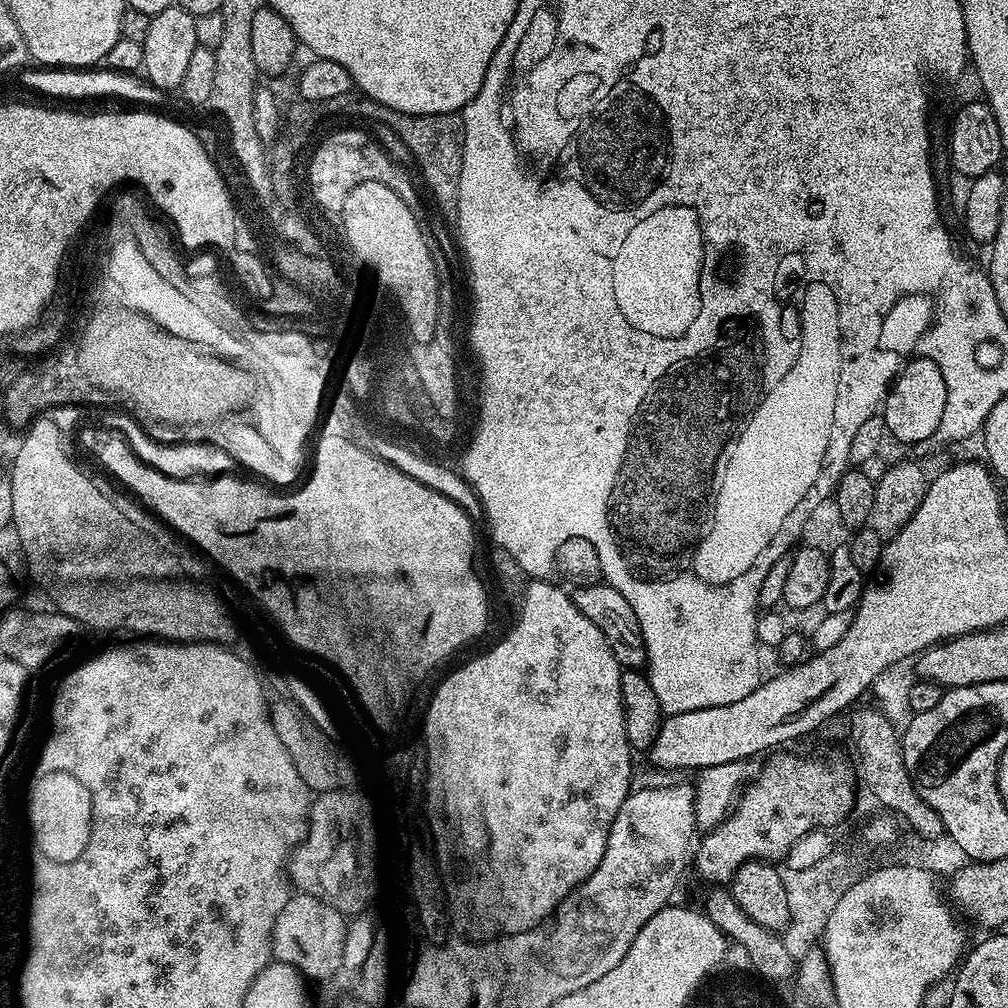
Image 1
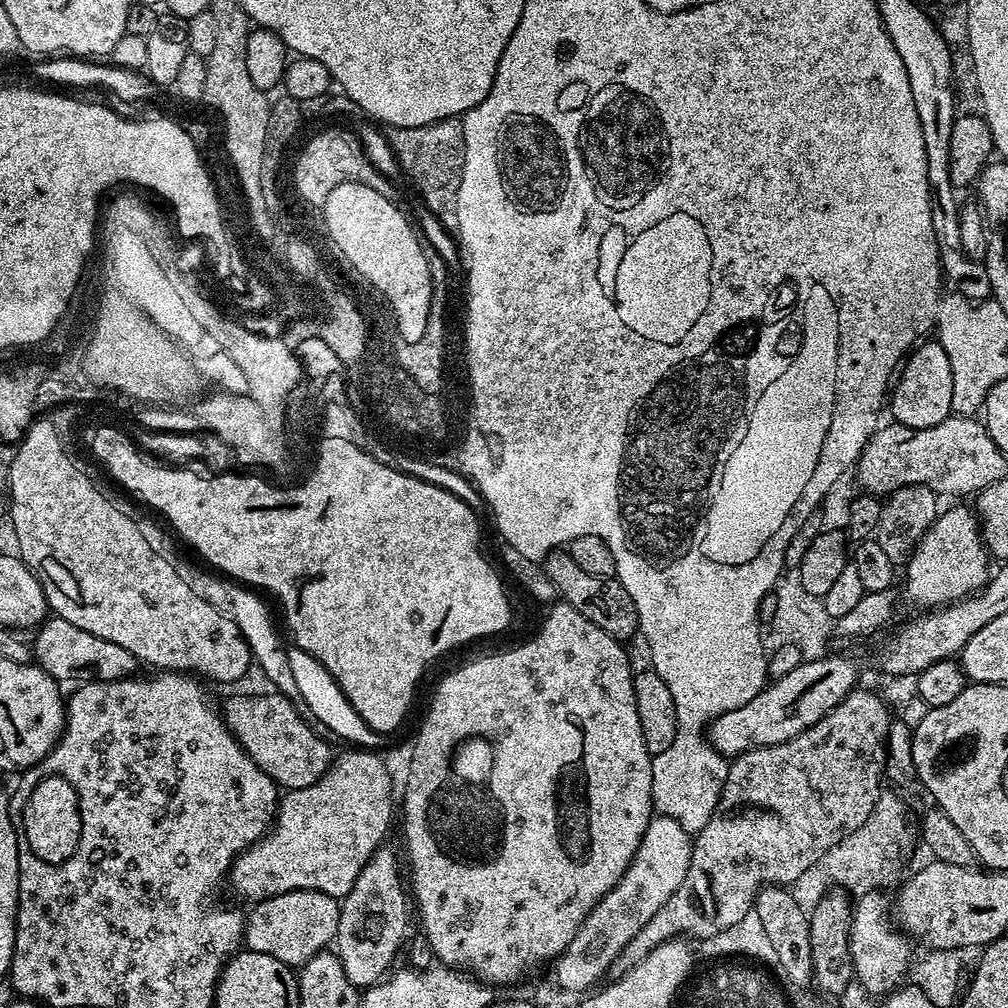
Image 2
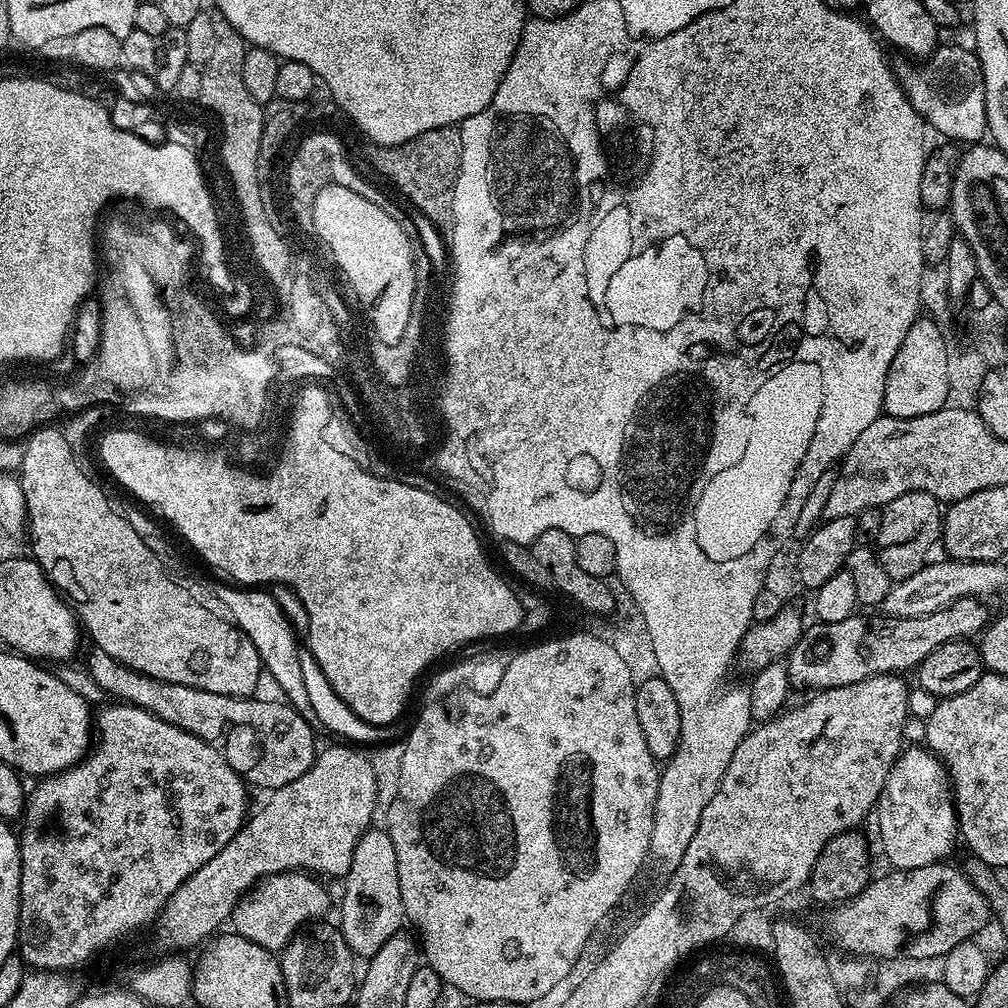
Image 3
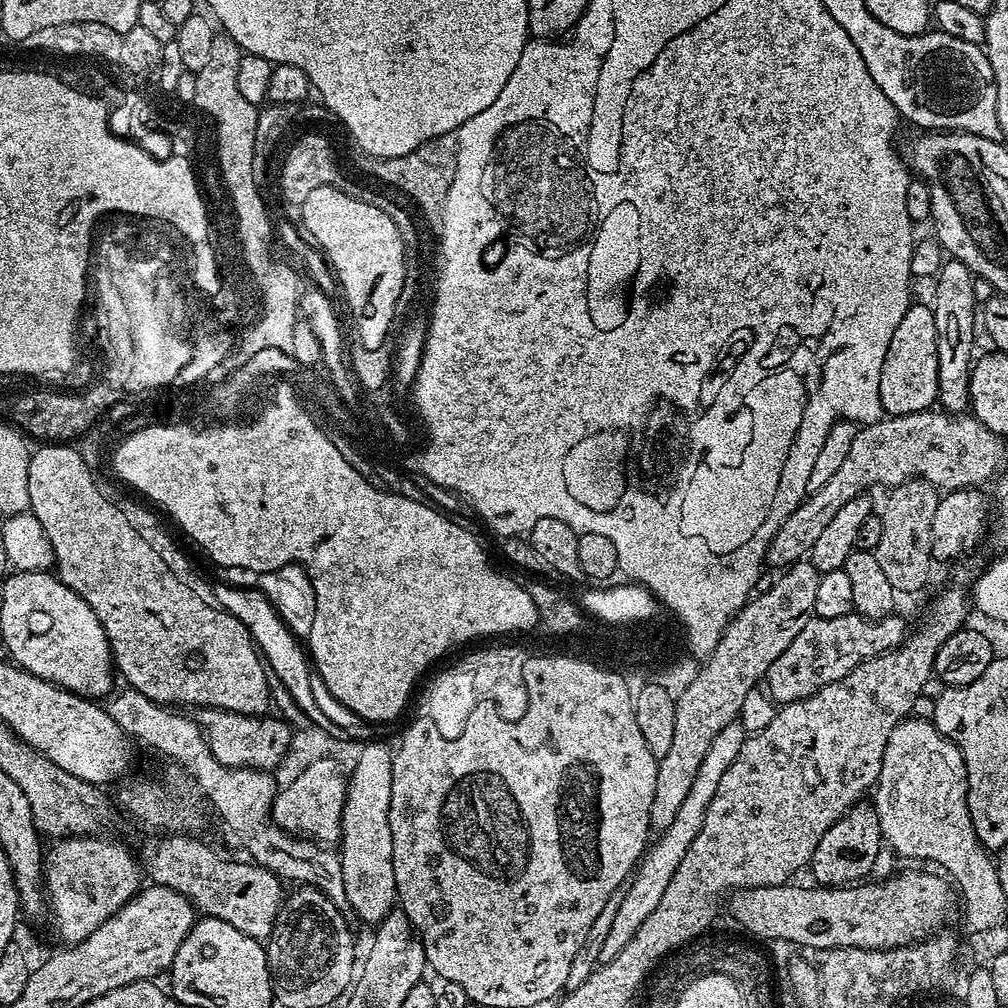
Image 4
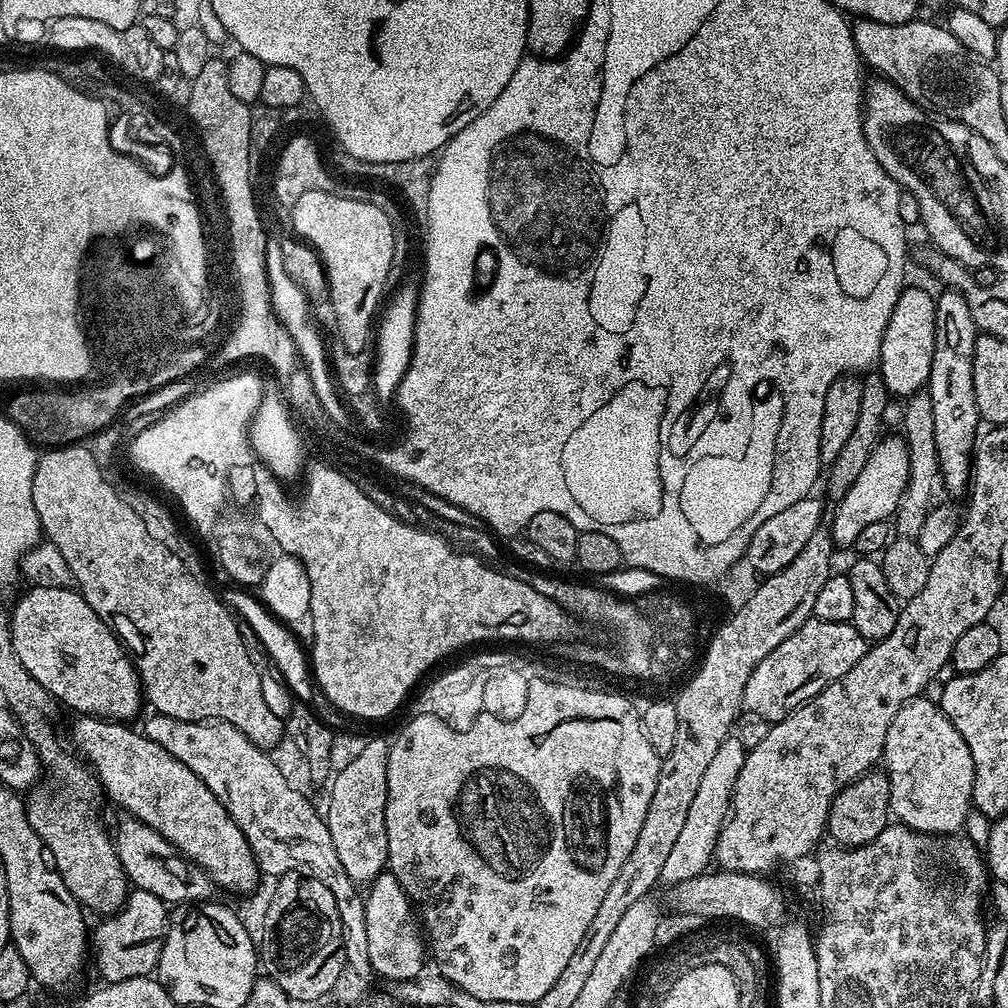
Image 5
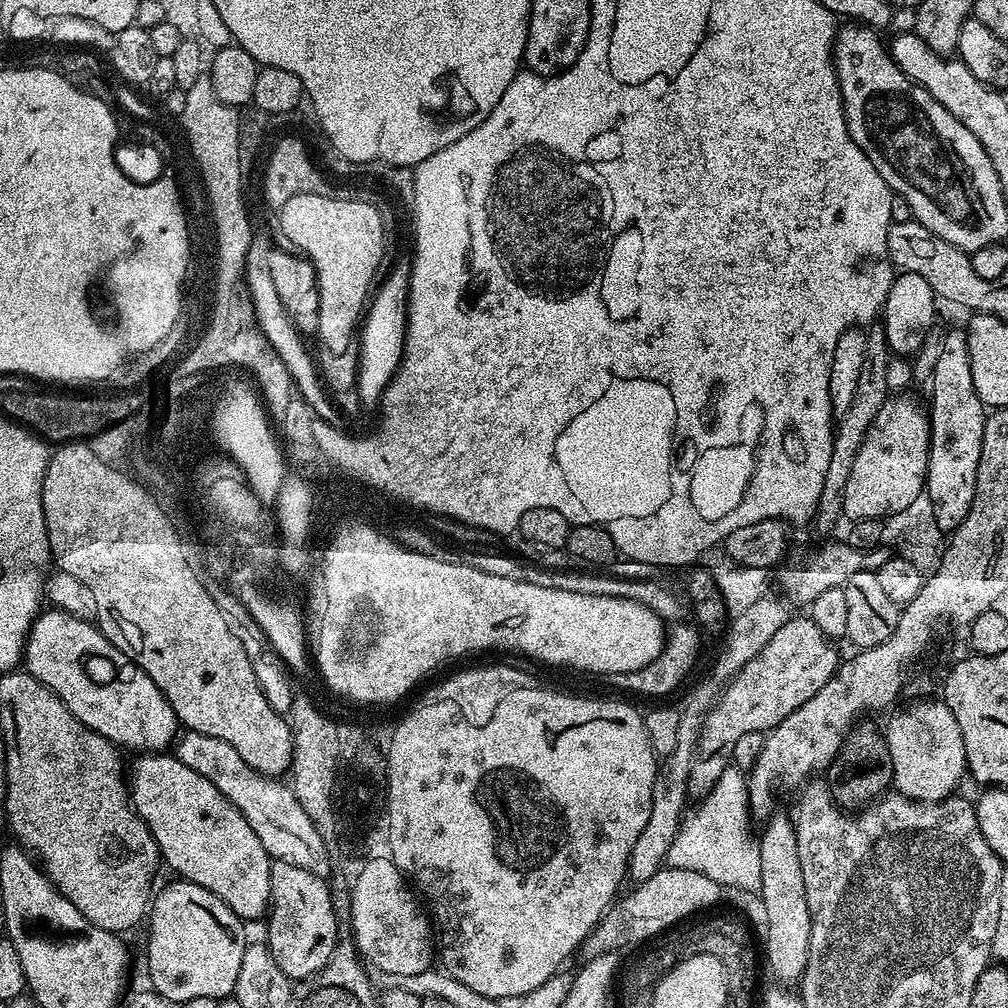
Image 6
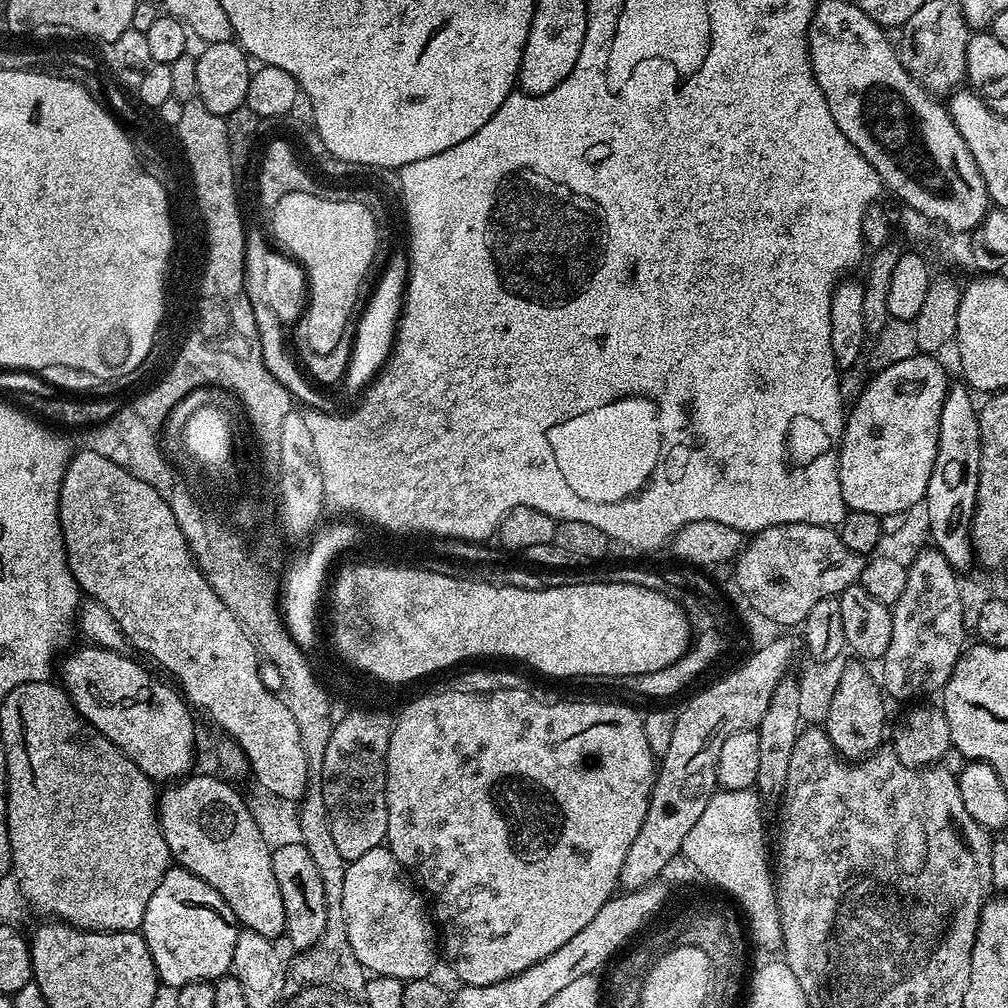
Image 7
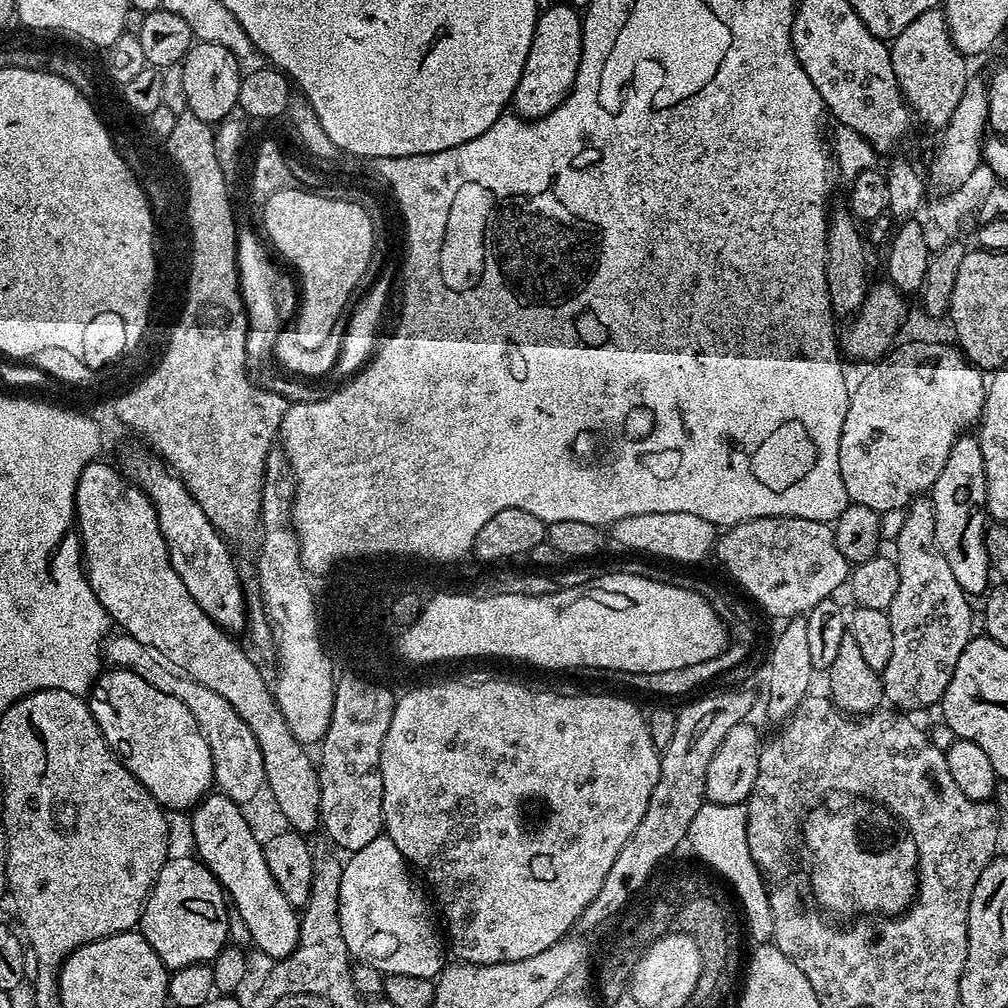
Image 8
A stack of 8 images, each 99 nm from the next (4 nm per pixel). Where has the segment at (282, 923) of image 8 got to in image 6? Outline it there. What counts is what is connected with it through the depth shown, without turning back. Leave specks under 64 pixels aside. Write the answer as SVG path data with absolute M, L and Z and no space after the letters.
M140 754L130 764L132 806L146 822L160 851L160 860L176 871L177 877L210 890L245 922L265 915L272 903L272 865L269 856L246 818L227 800L217 786L197 770L192 770L175 754Z

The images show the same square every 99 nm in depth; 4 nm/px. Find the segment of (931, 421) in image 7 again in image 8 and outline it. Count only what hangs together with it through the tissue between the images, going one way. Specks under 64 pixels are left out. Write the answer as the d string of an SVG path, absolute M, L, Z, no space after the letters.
M910 341L901 343L893 347L883 358L875 361L872 368L860 381L855 381L848 397L848 409L846 410L846 422L842 422L842 442L838 446L838 466L842 474L842 482L846 486L846 494L851 503L858 506L870 506L870 510L887 514L908 508L910 503L917 497L923 497L931 489L933 482L942 474L942 466L946 466L946 458L950 458L950 450L954 450L954 442L959 436L965 435L968 428L979 421L982 414L984 400L988 397L986 387L986 376L981 369L968 361L968 357L960 351L955 343L930 342L930 341Z

